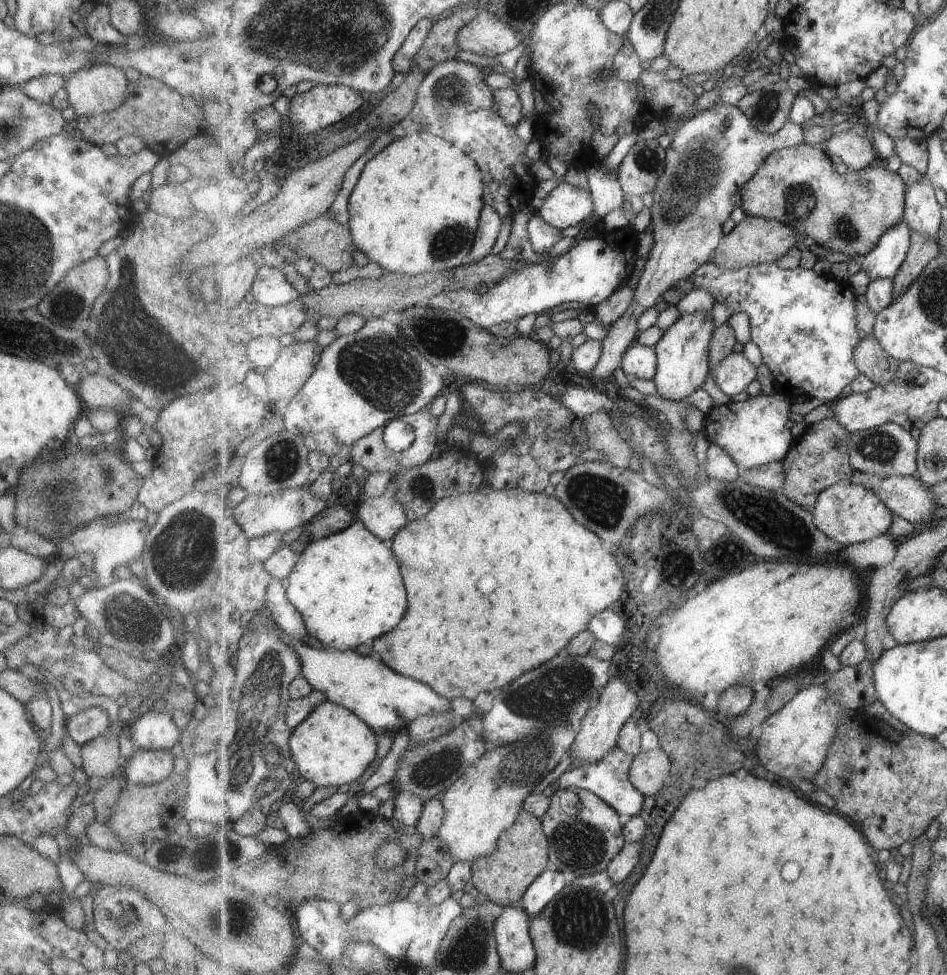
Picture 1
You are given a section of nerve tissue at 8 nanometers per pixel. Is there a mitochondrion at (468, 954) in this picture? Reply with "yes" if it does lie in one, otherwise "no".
yes

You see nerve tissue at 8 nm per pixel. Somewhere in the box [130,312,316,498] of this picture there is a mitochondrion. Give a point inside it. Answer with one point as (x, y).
(283, 460)

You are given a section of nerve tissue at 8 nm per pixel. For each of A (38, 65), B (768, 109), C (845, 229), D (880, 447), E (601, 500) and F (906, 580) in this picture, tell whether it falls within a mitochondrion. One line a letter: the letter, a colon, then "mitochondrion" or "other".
A: other
B: mitochondrion
C: mitochondrion
D: mitochondrion
E: mitochondrion
F: other

